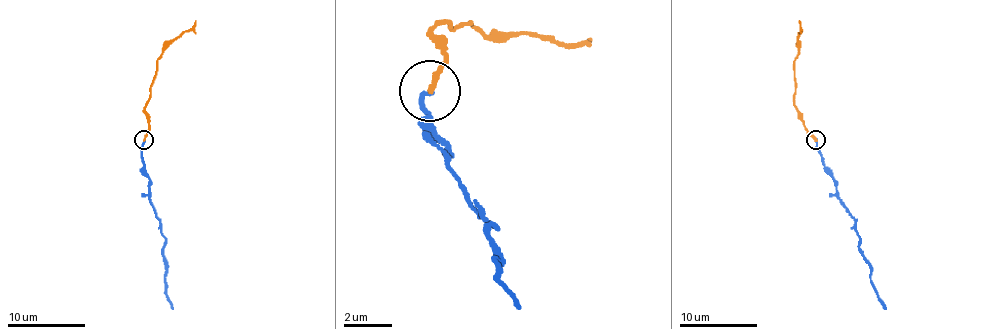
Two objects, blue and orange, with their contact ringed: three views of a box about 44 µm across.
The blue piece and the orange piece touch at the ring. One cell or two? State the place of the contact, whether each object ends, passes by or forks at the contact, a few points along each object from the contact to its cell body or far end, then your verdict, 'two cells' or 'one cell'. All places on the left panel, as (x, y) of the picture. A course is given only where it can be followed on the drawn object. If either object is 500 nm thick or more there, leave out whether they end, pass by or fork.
(144, 140) | blue ends | orange ends | blue via (145, 140), (141, 162), (143, 173), (149, 179), (149, 203), (165, 238), (165, 283), (167, 300), (172, 308) | orange via (143, 140), (149, 130), (145, 111), (157, 60), (163, 50), (196, 21) | one cell

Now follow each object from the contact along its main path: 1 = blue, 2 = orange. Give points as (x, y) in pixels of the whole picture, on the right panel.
1: (815, 140), (840, 203), (854, 220), (860, 251), (870, 267), (870, 283), (885, 308)
2: (815, 140), (794, 103), (794, 60), (798, 35), (801, 31), (799, 21)

